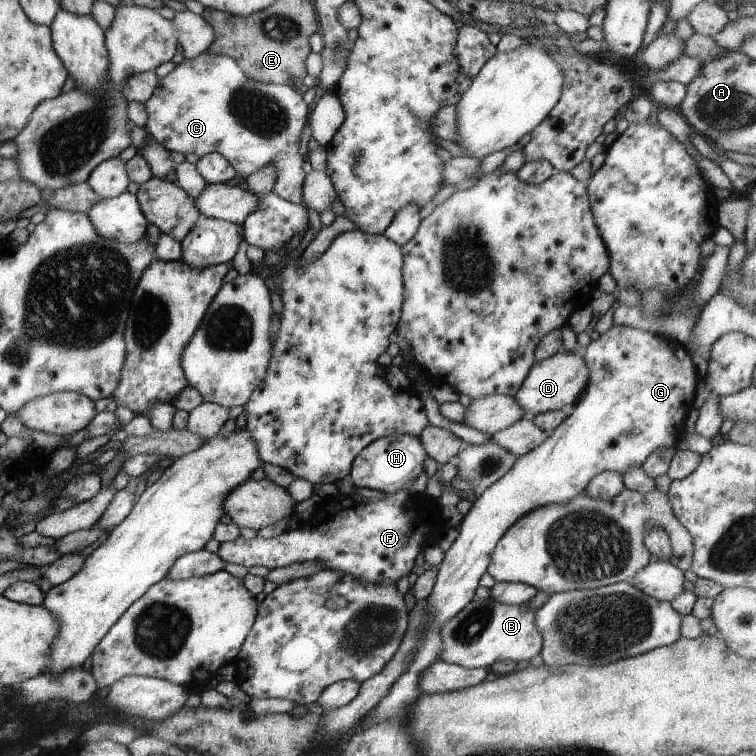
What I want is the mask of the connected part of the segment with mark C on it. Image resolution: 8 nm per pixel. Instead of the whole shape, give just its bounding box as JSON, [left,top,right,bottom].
[144,51,309,205]

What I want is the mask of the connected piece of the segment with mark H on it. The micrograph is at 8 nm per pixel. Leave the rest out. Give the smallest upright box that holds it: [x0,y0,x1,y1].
[348,434,427,495]

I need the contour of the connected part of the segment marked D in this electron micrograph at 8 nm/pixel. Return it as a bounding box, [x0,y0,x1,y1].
[514,351,589,417]

